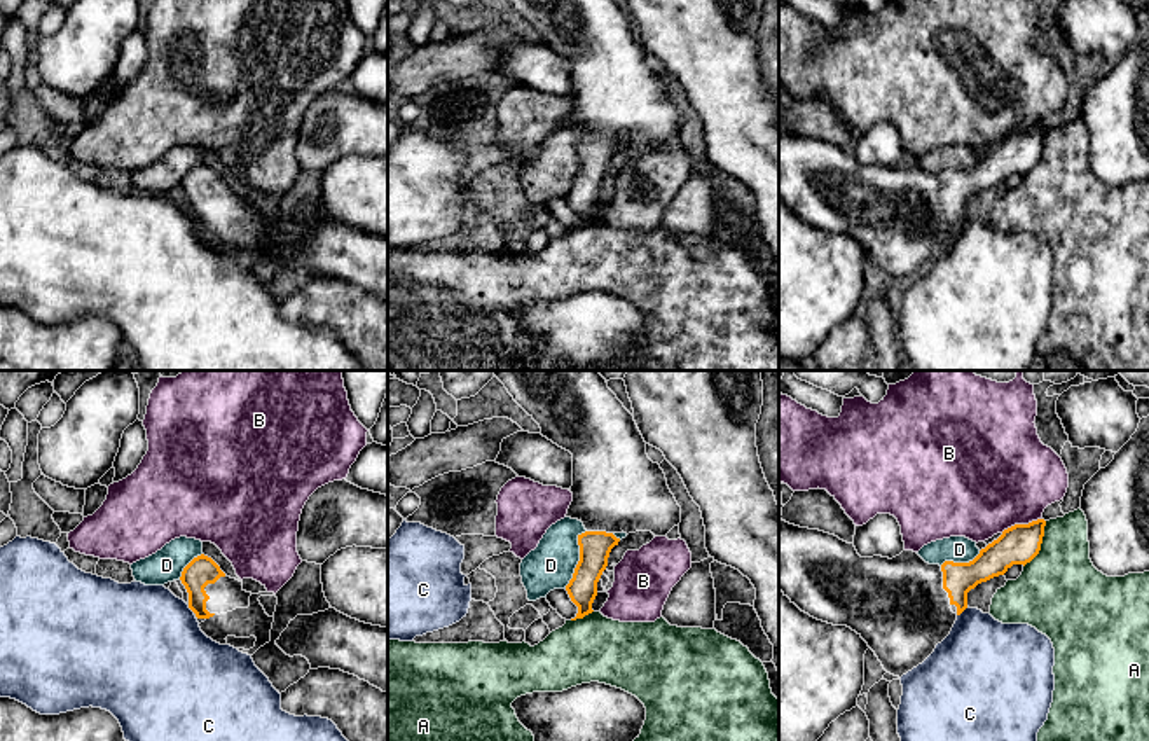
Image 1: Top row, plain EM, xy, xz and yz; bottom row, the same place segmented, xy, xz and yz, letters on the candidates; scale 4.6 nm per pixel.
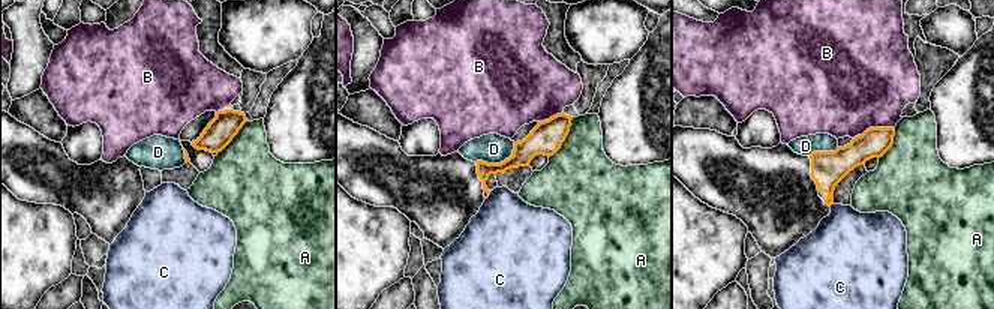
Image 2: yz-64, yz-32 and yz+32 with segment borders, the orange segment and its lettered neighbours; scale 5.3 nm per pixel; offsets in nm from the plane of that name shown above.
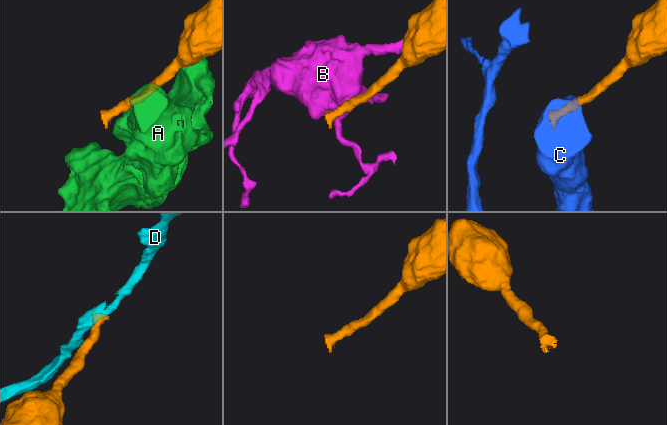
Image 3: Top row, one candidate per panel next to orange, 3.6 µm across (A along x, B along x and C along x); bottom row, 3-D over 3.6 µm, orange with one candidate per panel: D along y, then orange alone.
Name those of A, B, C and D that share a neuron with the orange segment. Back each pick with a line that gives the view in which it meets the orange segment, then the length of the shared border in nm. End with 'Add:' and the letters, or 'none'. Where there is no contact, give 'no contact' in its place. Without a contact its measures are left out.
Add: none

